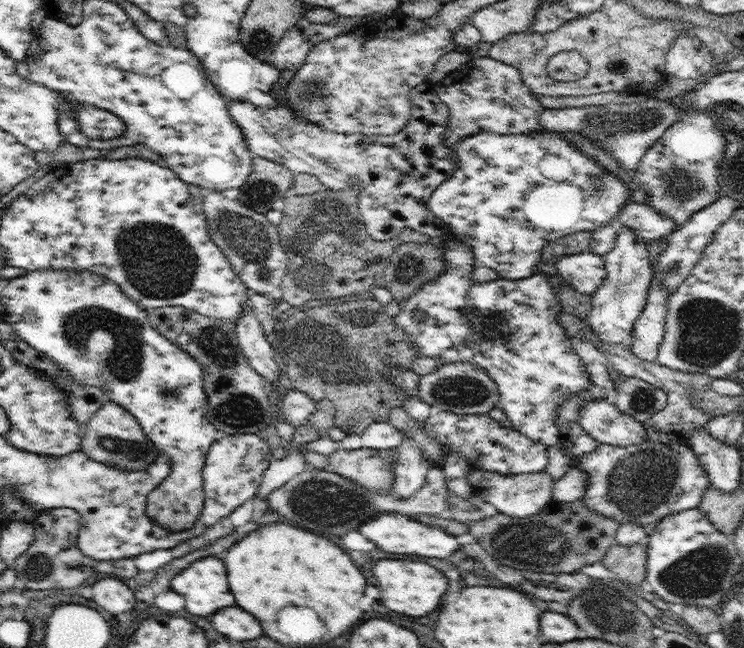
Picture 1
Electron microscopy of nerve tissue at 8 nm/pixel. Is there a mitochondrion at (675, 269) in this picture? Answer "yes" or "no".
yes

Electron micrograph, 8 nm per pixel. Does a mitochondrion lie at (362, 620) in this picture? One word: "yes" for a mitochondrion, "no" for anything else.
no

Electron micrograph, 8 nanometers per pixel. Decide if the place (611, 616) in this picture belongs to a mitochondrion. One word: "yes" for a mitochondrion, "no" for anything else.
yes

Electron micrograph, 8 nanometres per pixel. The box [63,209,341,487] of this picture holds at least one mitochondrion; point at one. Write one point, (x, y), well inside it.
(158, 262)

